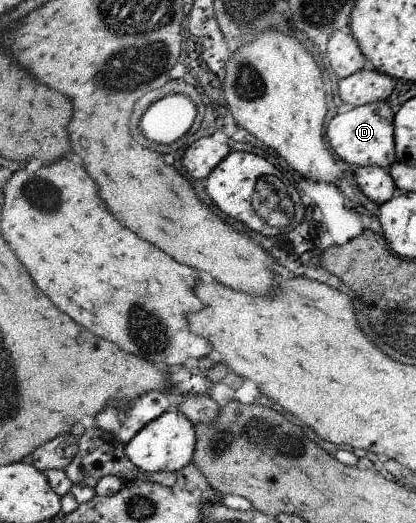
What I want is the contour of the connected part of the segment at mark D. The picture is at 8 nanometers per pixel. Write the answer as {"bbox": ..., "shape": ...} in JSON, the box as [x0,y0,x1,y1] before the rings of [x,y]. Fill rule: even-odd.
{"bbox":[329,101,397,170],"shape":[[[386,101],[351,107],[329,122],[329,143],[347,163],[389,170],[397,162],[395,114]]]}

